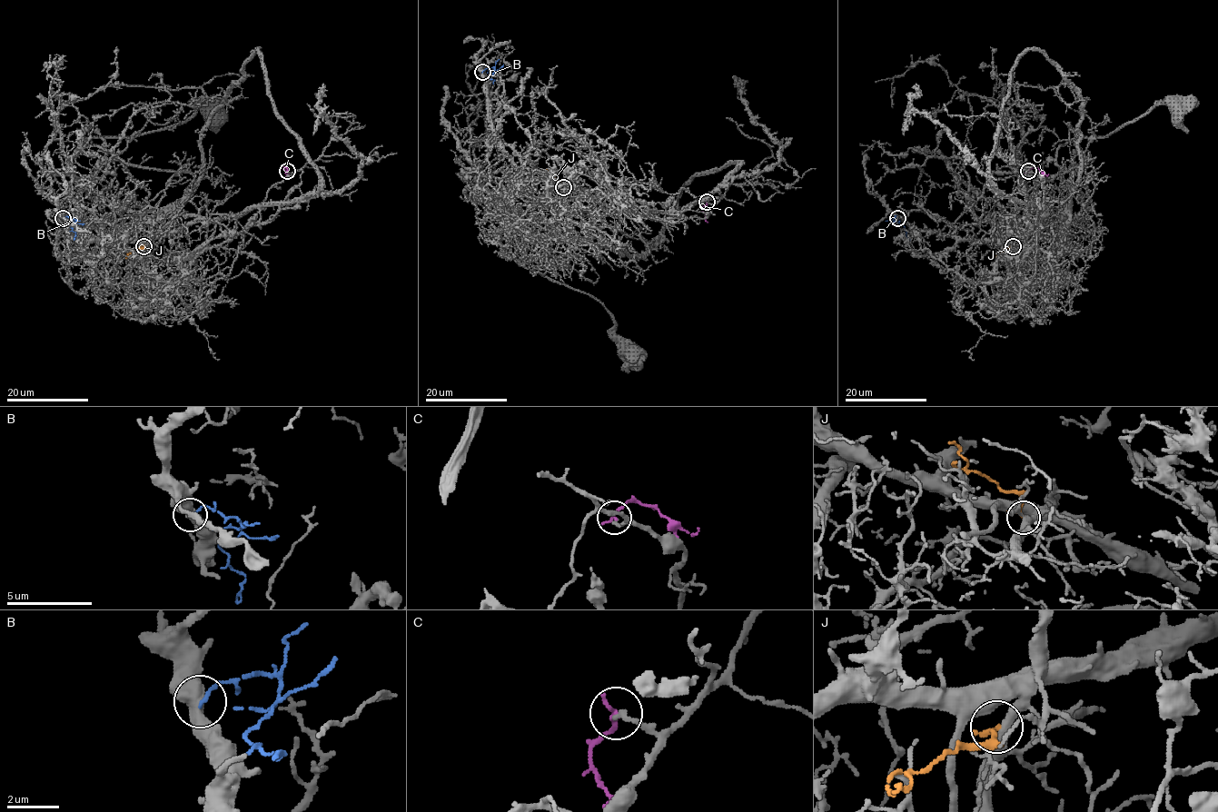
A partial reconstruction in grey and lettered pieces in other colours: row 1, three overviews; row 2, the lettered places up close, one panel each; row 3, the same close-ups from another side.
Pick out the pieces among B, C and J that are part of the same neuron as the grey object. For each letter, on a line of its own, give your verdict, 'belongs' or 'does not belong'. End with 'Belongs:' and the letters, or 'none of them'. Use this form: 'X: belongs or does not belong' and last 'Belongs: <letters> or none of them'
B: does not belong
C: does not belong
J: does not belong
Belongs: none of them

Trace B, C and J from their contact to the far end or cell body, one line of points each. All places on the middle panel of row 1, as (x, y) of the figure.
B: (481, 72), (494, 68), (490, 77), (495, 80), (493, 84)
C: (707, 202), (703, 211), (708, 222)
J: (563, 186), (560, 181), (545, 169)

